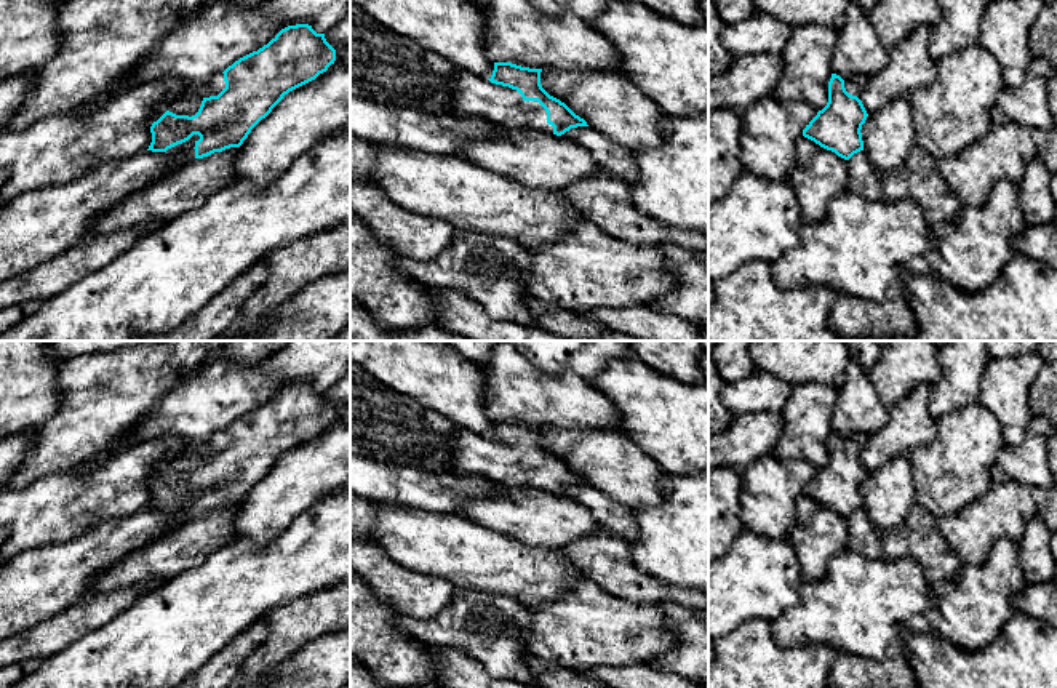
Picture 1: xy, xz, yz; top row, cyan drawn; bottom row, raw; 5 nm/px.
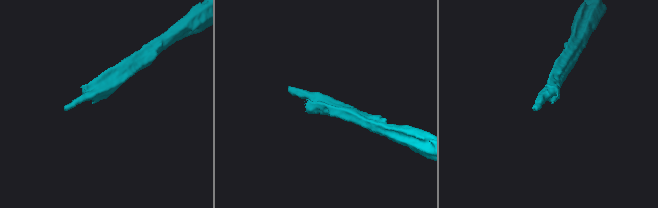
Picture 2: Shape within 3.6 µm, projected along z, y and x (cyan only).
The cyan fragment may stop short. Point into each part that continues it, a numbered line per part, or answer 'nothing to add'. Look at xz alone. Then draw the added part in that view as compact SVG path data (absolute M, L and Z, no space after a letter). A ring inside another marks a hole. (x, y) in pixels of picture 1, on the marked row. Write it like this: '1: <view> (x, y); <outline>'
1: xz (474, 96); M464 70L457 72L453 109L457 115L483 118L493 125L553 134L547 112L537 101L525 101L517 90Z

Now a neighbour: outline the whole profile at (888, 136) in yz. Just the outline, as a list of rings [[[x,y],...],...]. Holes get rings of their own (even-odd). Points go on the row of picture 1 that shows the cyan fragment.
[[[895,98],[884,109],[868,115],[860,133],[864,150],[881,178],[902,170],[916,147],[910,98]]]

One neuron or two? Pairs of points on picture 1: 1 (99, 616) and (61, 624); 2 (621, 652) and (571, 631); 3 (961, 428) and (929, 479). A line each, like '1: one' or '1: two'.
1: one
2: one
3: one

